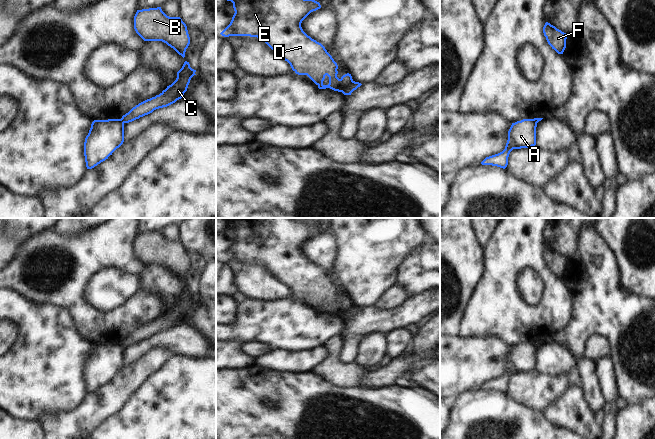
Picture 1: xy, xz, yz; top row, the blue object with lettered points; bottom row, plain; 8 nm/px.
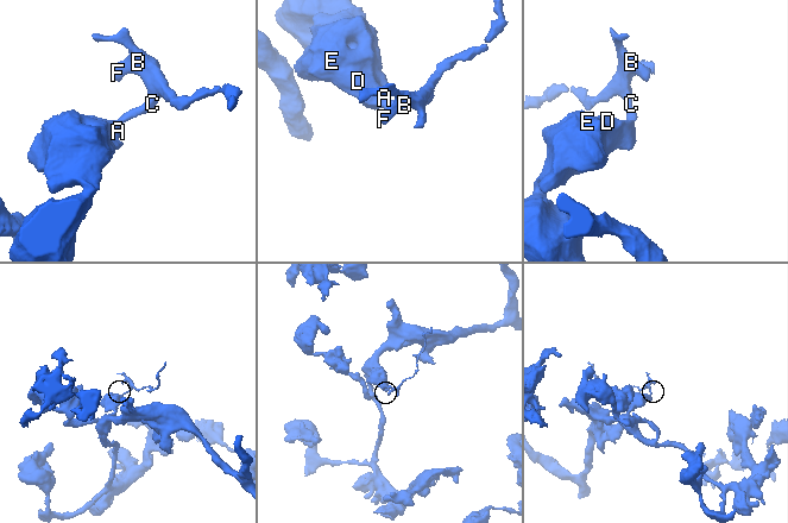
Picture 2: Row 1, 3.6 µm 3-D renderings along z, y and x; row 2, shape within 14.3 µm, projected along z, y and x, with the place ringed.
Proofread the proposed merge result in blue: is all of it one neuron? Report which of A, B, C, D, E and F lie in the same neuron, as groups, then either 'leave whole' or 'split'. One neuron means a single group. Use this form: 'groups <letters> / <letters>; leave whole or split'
groups A D E / B C F; split

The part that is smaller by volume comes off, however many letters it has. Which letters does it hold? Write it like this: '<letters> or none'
B, C, F

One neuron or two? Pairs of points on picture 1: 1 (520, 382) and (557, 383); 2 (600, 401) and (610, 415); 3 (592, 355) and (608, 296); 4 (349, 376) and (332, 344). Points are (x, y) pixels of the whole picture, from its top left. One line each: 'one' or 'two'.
1: one
2: two
3: two
4: one

